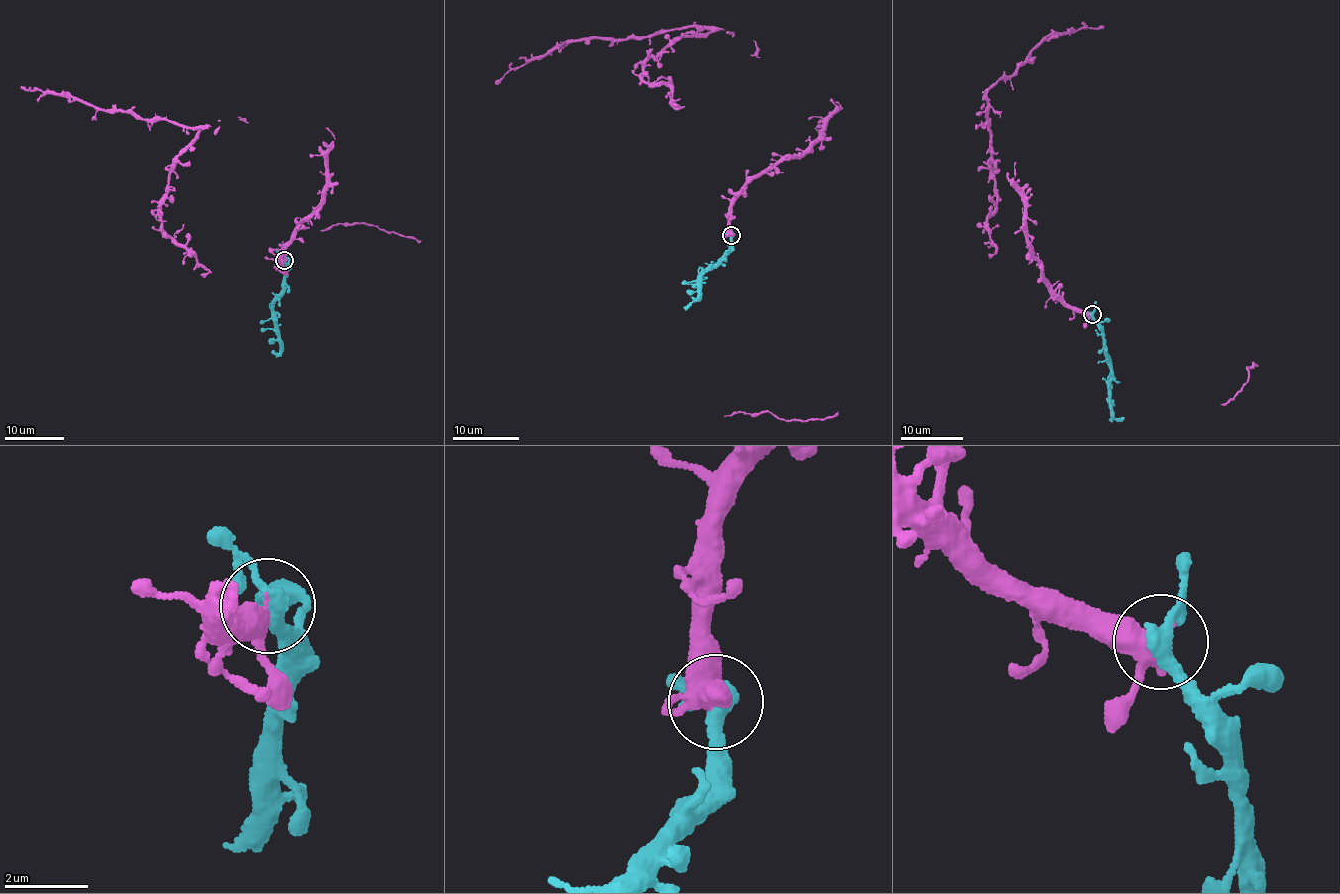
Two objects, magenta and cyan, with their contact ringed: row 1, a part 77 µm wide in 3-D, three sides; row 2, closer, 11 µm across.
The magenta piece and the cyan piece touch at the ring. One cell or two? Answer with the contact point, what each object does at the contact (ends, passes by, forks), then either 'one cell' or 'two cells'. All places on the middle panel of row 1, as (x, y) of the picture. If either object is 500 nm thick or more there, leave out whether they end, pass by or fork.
(731, 235) | magenta forks | cyan passes by | one cell

